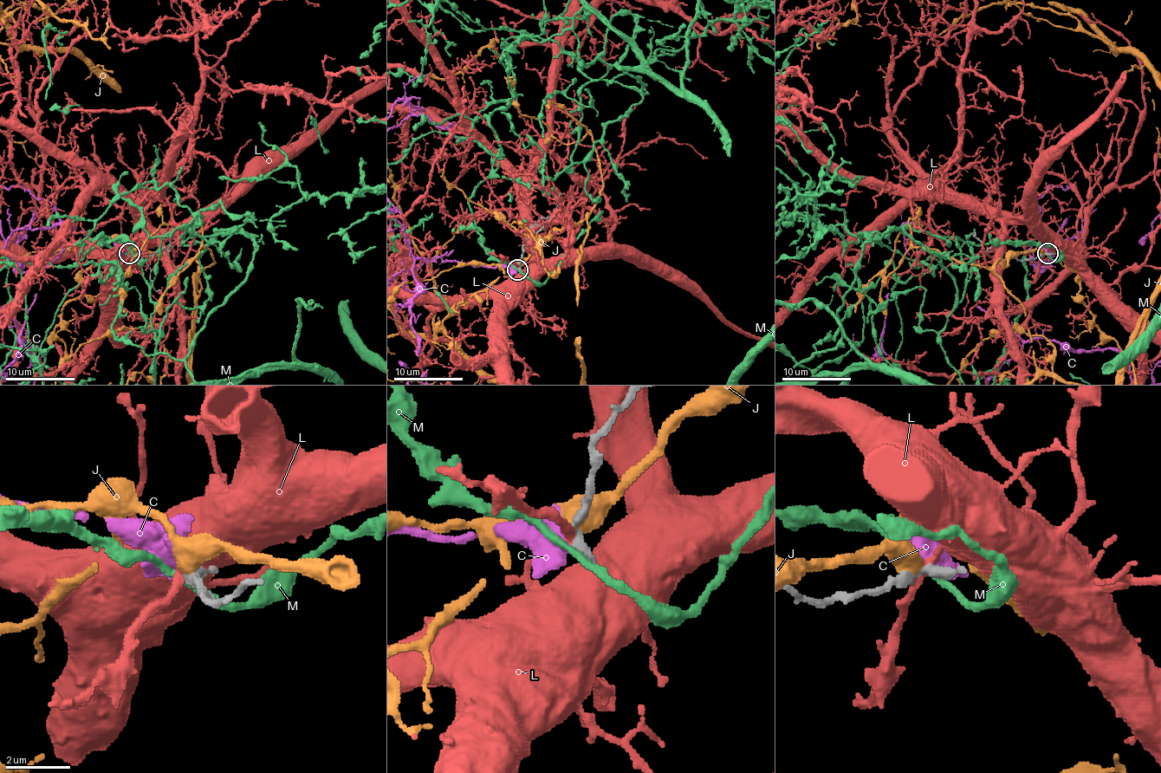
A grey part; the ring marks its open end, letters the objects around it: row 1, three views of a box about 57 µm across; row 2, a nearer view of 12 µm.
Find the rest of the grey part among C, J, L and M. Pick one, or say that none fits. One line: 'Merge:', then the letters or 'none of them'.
Merge: C

